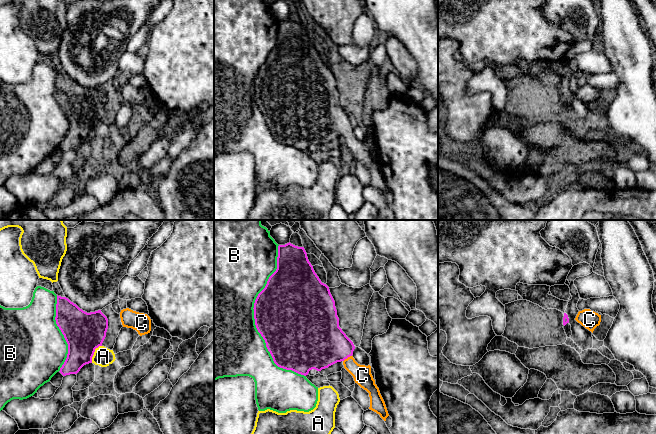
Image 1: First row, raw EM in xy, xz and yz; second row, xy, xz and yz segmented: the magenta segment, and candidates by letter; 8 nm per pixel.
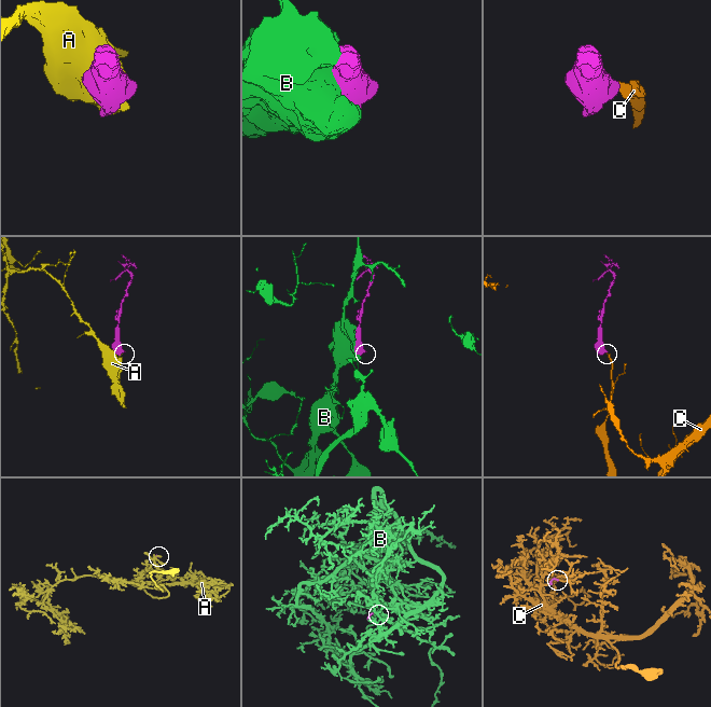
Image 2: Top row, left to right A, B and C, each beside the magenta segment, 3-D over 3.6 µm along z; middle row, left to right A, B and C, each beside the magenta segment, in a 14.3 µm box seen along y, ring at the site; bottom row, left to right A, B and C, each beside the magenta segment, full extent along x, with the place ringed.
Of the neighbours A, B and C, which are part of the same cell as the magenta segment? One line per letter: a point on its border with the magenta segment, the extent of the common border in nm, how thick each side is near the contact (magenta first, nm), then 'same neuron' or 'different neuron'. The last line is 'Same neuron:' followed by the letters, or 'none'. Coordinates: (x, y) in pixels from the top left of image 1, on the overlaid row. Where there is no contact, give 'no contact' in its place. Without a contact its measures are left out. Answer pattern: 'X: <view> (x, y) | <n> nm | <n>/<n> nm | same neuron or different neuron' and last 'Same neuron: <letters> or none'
A: xy (93, 353) | 170 nm | 320/150 nm | different neuron
B: xz (254, 318) | 1100 nm | 500/500 nm | different neuron
C: xz (347, 357) | 90 nm | 400/150 nm | same neuron
Same neuron: C

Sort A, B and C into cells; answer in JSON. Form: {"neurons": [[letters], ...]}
{"neurons": [["A"], ["B"], ["C"]]}

